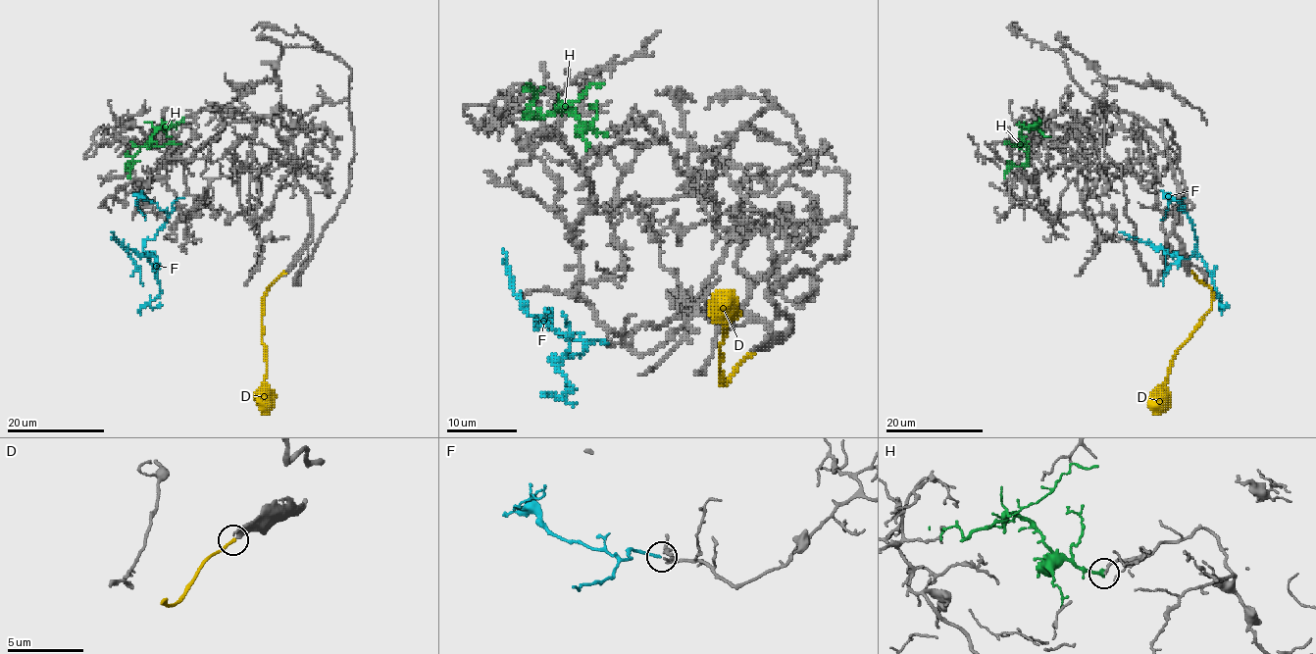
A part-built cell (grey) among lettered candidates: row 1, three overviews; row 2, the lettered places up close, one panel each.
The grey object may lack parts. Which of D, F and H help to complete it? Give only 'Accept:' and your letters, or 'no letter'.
Accept: F

